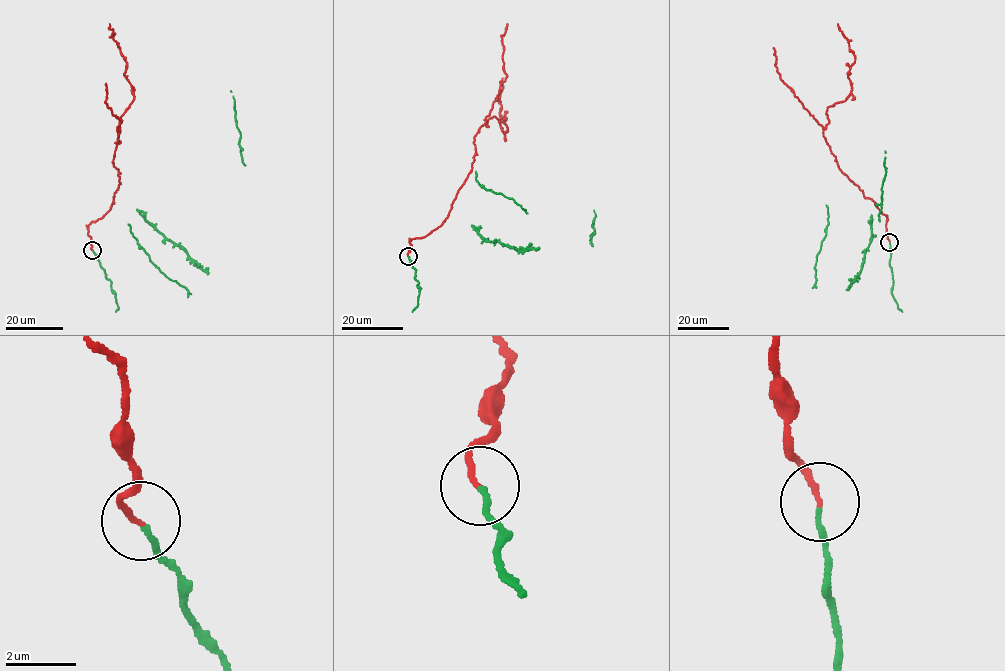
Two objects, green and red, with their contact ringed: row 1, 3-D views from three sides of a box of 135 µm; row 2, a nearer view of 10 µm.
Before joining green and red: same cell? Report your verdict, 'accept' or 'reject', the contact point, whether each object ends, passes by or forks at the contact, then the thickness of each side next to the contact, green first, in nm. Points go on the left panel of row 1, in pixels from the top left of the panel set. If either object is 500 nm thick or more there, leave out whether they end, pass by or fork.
accept; place (92, 250); green ends; red ends; calibres 150 and 160 nm

